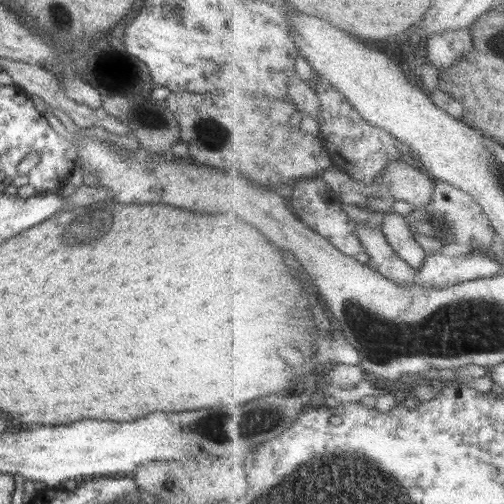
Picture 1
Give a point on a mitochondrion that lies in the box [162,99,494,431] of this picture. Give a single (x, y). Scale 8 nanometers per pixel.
(206, 131)

